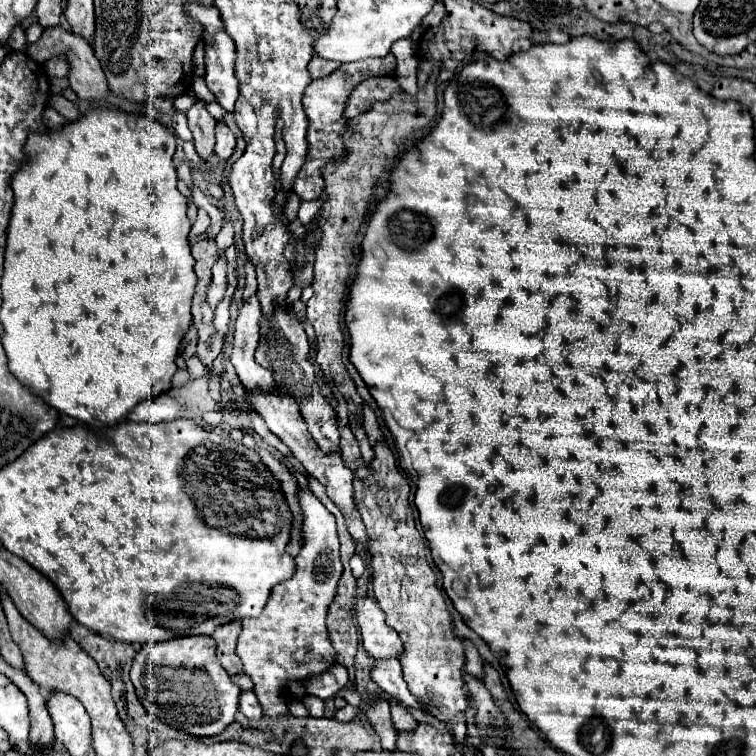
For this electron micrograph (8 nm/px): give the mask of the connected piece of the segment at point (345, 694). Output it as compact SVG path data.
M355 687L341 689L337 695L339 695L339 697L343 697L349 705L359 705L359 703L363 701L363 695L361 695L361 693L357 693L357 691L355 691Z

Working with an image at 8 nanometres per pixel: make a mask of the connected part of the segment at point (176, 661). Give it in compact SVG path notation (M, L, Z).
M189 635L189 637L163 641L163 643L143 645L141 651L133 659L131 681L135 685L137 697L145 705L145 709L153 717L161 719L163 723L167 723L175 729L183 729L195 737L209 737L209 735L217 735L223 729L227 729L227 725L231 725L235 719L241 689L231 681L227 671L221 667L215 651L217 651L217 643L209 635Z

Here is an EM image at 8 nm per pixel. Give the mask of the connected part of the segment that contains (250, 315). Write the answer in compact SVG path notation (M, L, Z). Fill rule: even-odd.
M253 295L243 299L239 307L239 315L233 325L233 349L231 349L231 363L245 387L275 387L273 375L255 363L255 349L259 343L259 319L261 319L261 305L259 299Z

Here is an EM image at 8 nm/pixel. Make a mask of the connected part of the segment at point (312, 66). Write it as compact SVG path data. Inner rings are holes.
M317 55L309 61L309 73L311 73L311 79L319 79L319 77L327 77L331 75L333 71L337 71L341 65L335 63L335 61L325 61L325 59L319 59Z

